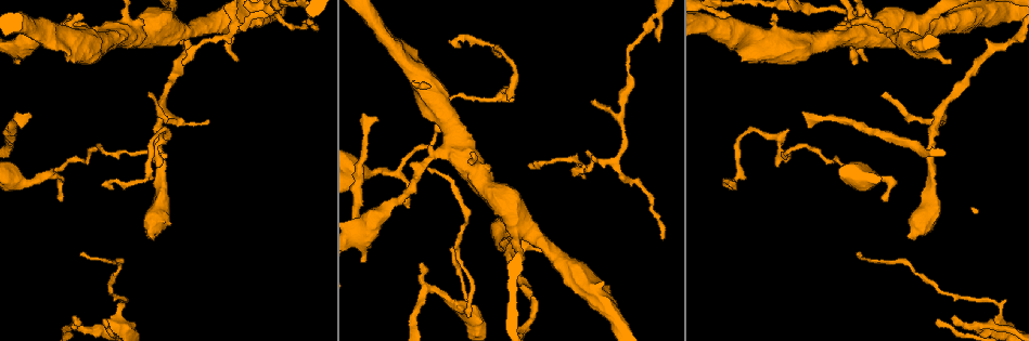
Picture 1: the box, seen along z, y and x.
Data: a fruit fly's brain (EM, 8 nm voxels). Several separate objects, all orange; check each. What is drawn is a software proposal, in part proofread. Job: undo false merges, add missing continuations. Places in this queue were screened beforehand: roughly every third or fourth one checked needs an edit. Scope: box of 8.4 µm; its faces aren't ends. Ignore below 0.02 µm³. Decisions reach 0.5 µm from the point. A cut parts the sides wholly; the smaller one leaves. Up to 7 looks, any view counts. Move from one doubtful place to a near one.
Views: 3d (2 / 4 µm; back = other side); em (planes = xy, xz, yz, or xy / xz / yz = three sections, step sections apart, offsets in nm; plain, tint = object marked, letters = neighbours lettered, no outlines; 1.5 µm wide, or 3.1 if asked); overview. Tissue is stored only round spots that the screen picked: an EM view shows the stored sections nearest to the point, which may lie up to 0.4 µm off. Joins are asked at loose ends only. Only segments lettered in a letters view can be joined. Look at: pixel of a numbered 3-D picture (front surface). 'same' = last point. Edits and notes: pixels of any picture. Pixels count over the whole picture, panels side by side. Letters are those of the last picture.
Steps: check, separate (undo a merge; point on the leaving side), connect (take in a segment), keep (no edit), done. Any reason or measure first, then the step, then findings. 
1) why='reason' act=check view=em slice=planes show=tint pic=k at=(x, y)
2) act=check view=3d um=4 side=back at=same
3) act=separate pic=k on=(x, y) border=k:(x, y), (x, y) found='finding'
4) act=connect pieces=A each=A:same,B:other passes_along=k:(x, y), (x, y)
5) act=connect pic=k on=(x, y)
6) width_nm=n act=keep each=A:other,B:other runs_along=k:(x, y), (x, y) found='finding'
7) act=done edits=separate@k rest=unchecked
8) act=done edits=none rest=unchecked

why='tapers out' act=check view=3d um=4 pic=1 at=(730, 185)

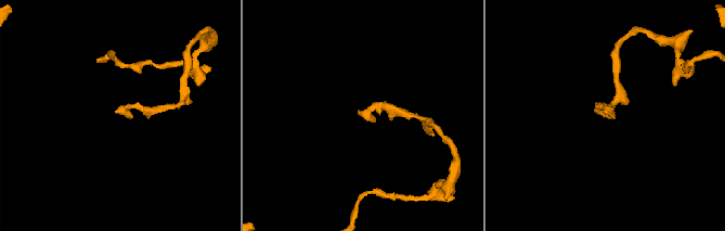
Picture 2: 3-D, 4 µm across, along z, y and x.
act=check view=em slice=planes show=letters pic=2 at=(605, 111)

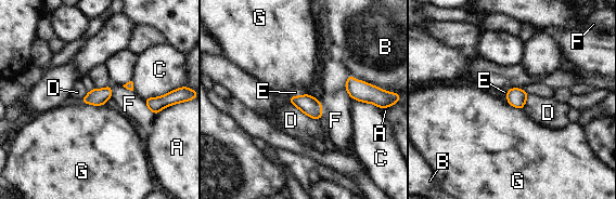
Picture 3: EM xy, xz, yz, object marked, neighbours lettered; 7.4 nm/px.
width_nm=130 act=connect pieces=E each=A:other,B:other,C:other,D:other,E:same,F:other,G:other passes_along=3:(310, 106), (294, 96), (295, 92) found='it goes on there'

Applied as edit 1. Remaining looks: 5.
why='branch stops here' act=check view=em slice=planes show=letters pic=1 at=(954, 315)

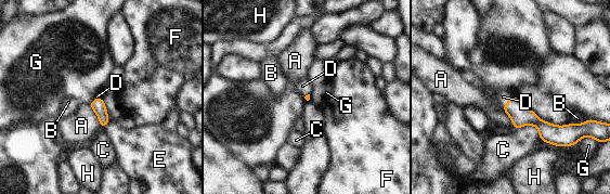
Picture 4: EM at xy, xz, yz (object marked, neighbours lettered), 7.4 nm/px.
act=connect pieces=D each=A:other,B:other,C:other,D:same,E:other,F:other,G:other,H:other passes_along=4:(520, 115), (508, 101), (503, 96) found='the neuron continues'

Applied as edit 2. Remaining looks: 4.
act=check view=overview

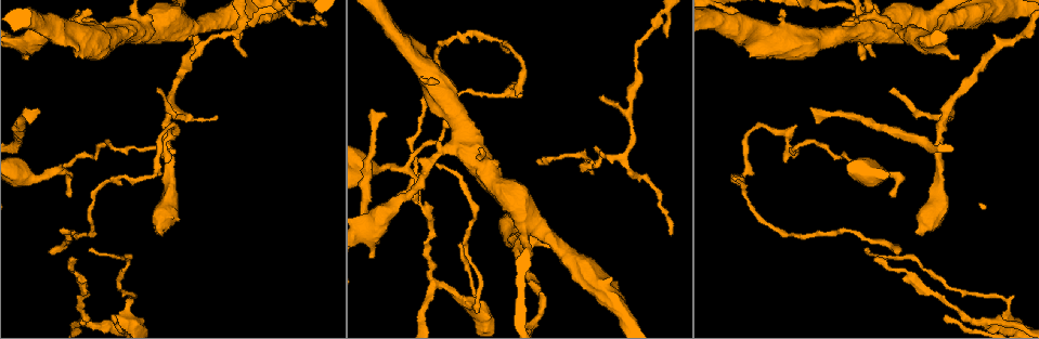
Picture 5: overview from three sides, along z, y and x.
why='stops while still wide' act=check view=3d um=2 pic=5 at=(957, 57)

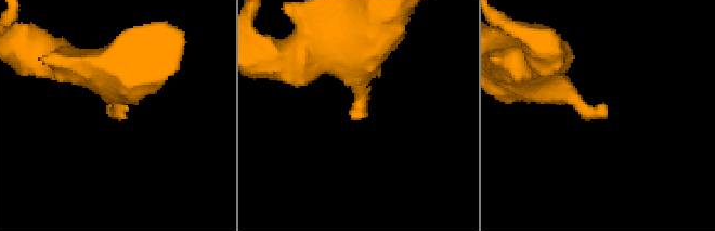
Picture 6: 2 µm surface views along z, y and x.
why='now the EM' act=check view=em slice=planes show=letters pic=6 at=(108, 110)

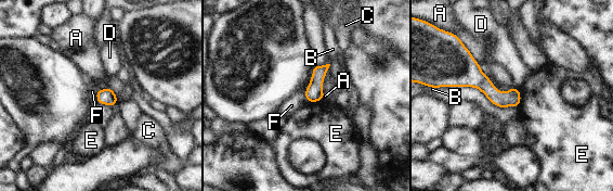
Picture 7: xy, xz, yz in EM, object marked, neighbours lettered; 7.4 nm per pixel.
longest_contact=F:100nm act=keep each=A:other,B:other,C:other,D:other,E:other,F:other border=7:(96, 91), (99, 103) found='no lettered segment goes on from it'

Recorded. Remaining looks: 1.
act=done edits=connect@3,connect@4 rest=unchecked

